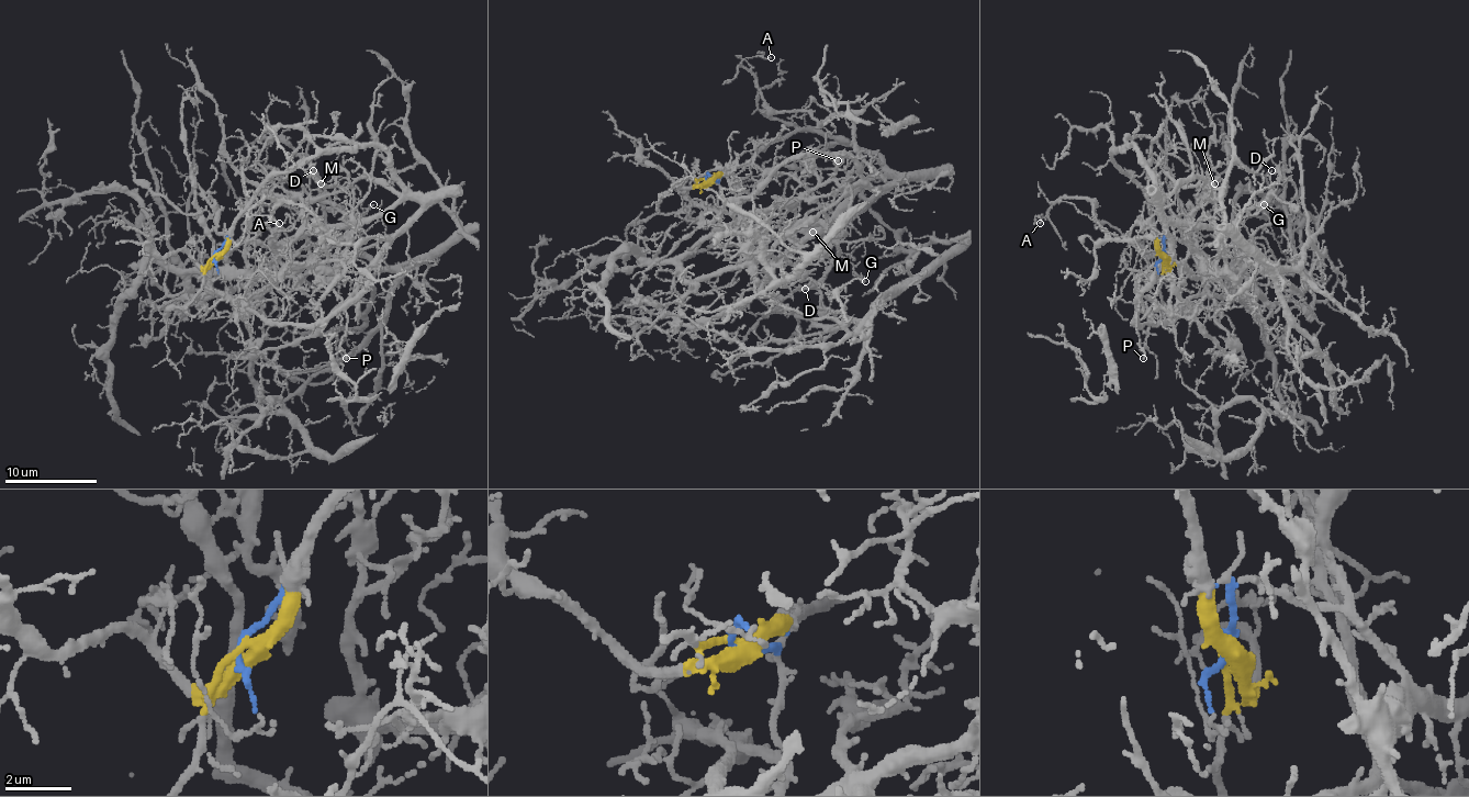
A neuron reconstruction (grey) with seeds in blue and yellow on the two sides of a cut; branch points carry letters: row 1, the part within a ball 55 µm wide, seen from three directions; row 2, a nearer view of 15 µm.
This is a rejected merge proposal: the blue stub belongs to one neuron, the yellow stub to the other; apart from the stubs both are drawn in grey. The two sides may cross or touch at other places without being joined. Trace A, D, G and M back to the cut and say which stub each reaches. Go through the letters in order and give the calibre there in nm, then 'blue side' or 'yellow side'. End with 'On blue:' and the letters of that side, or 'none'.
A: 120 nm | yellow side
D: 120 nm | blue side
G: 140 nm | blue side
M: 130 nm | blue side
On blue: D, G, M

